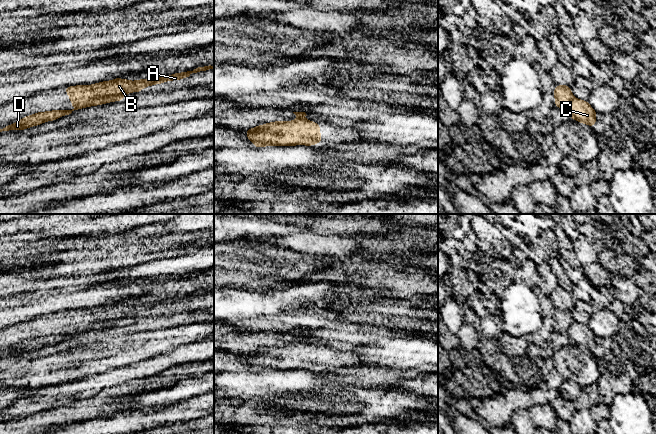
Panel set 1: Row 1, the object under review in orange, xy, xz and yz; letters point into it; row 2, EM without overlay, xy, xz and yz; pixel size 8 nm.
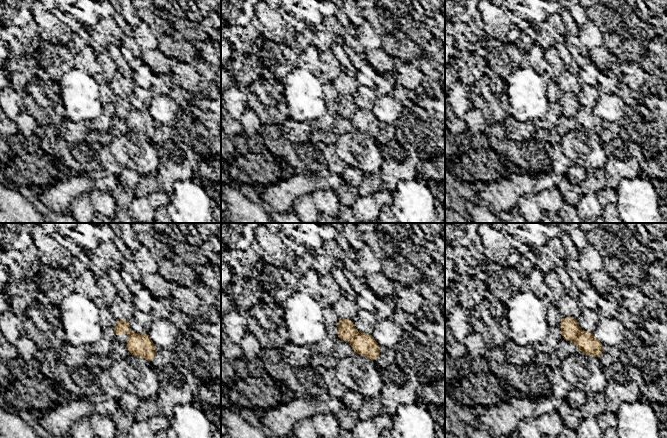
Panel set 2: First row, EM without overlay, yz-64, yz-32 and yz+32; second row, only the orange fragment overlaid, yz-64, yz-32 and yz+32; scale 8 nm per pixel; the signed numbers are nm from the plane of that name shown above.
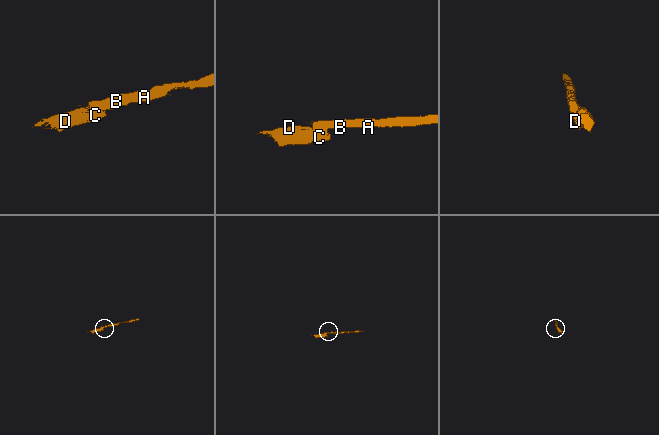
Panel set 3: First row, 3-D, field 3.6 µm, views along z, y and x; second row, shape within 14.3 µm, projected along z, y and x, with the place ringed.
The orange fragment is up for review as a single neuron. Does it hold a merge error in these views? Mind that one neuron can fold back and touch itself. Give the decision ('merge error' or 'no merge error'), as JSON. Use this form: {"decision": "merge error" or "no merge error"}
{"decision": "merge error"}

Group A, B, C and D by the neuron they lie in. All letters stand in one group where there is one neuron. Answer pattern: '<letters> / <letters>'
A B / C D

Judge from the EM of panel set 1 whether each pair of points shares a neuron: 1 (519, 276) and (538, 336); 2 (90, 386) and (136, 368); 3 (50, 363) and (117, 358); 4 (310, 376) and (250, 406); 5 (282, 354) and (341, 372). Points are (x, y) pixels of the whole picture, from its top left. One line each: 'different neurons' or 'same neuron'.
1: different neurons
2: same neuron
3: same neuron
4: different neurons
5: different neurons

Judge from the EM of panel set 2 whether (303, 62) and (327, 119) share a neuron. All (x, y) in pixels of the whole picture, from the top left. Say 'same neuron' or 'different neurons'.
different neurons

